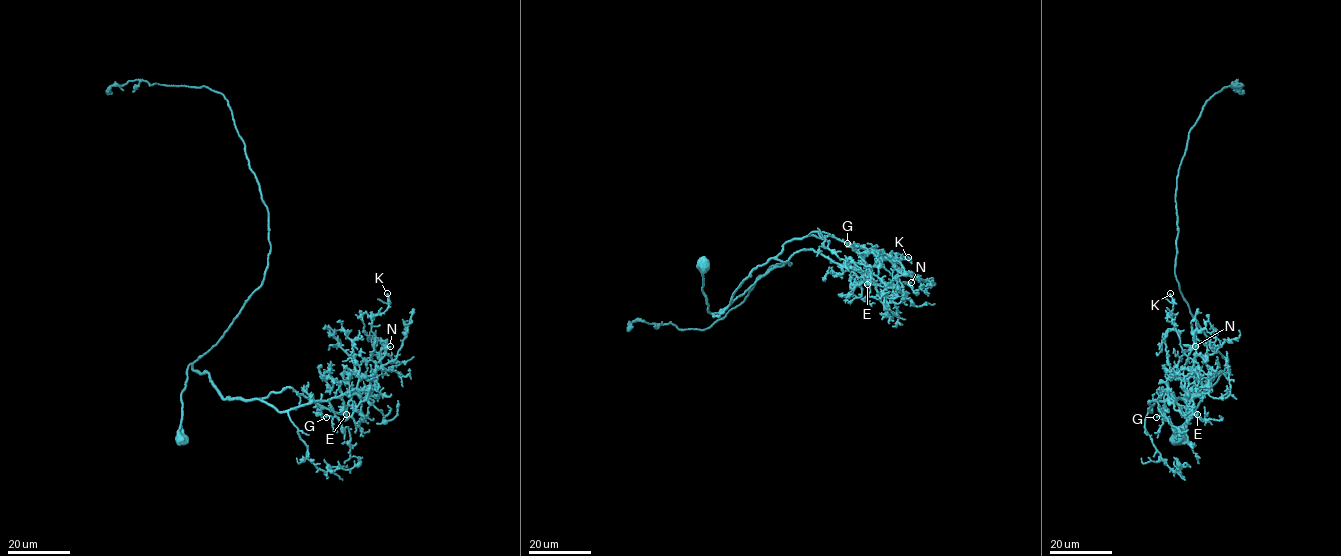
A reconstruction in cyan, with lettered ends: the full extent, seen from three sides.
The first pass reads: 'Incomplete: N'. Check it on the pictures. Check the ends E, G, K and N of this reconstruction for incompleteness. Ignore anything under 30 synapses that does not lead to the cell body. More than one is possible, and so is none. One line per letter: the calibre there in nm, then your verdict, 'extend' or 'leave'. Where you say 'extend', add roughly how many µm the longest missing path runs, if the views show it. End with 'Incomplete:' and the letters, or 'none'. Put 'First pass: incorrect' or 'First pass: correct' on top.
First pass: incorrect
E: 130 nm | leave
G: 140 nm | leave
K: 160 nm | leave
N: 480 nm | leave
Incomplete: none

